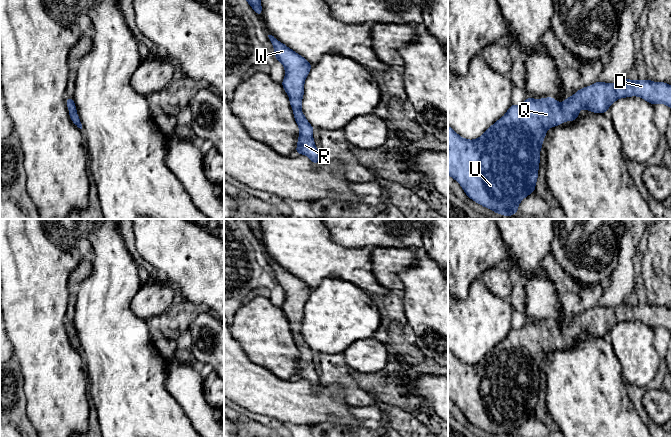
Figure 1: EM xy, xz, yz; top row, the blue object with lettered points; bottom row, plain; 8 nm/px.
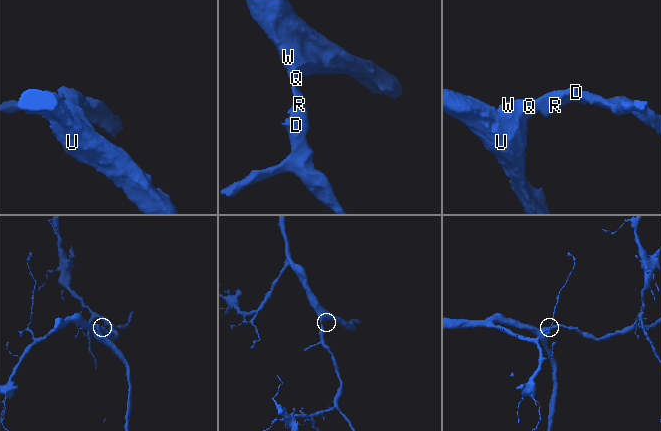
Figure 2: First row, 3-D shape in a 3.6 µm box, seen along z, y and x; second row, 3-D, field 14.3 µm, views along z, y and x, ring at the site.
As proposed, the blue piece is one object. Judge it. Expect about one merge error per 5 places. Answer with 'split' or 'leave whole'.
leave whole

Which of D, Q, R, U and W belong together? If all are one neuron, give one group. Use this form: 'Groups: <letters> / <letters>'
Groups: D Q R U W

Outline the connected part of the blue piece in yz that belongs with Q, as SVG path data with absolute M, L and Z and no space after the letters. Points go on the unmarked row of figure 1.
M625 302L617 307L604 307L604 306L596 306L588 311L579 313L573 320L566 322L563 327L559 327L553 321L547 321L542 323L533 323L533 322L526 322L525 325L521 329L511 329L506 336L506 338L497 344L492 350L490 350L483 359L481 359L478 363L475 364L468 364L459 360L450 350L448 350L448 399L454 402L463 412L466 419L472 423L473 425L477 426L478 428L482 429L483 431L489 432L493 434L495 437L517 437L519 427L527 421L529 418L534 416L535 409L538 402L538 392L539 392L539 385L540 385L540 373L542 372L543 364L546 360L546 356L549 352L554 350L563 348L566 344L567 345L574 345L578 342L579 335L583 332L588 335L594 337L607 337L608 332L610 329L618 324L619 322L625 322L630 320L638 320L646 324L652 329L657 327L664 327L668 331L672 333L672 310L669 310L666 306L652 306L649 303L640 304L638 303L636 306L630 304L629 302Z

